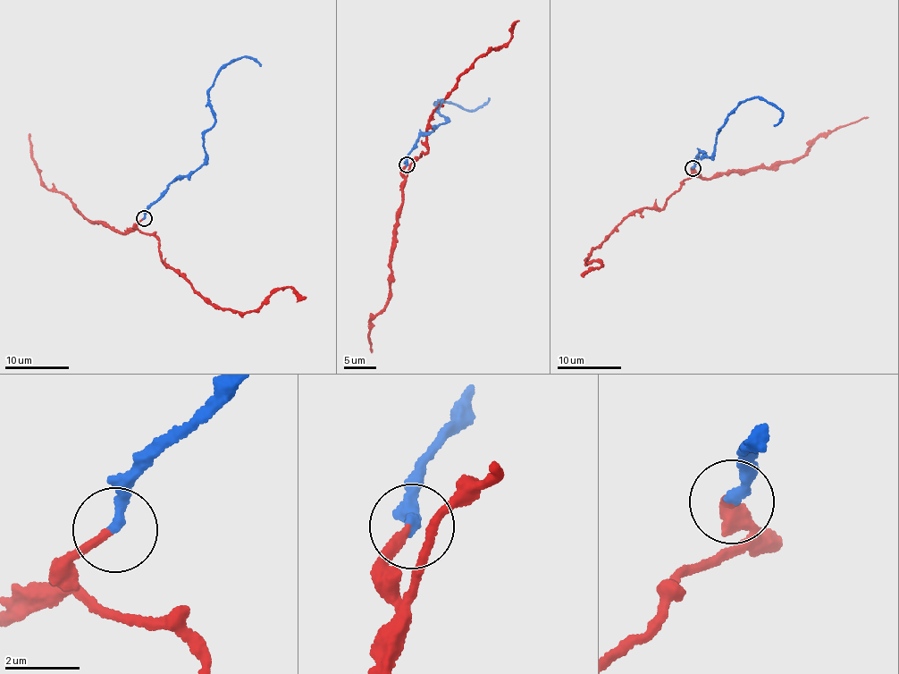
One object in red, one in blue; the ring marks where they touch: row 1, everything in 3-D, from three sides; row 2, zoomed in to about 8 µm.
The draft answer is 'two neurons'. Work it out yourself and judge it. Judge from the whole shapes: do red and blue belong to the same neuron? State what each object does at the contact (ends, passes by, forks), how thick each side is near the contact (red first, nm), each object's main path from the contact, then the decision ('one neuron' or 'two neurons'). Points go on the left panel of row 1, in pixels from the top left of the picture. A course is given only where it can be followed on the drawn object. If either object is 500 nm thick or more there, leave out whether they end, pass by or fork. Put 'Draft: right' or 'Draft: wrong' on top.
Draft: wrong
red ends there; blue ends there; 220 nm thick on the red side, 280 nm on the other; red runs (143, 219), (137, 229), (157, 240), (168, 268), (211, 305), (246, 312), (286, 288), (306, 299); blue runs (143, 219), (172, 183), (204, 163), (204, 135), (214, 121), (208, 96), (221, 69), (247, 55), (261, 66); one neuron

